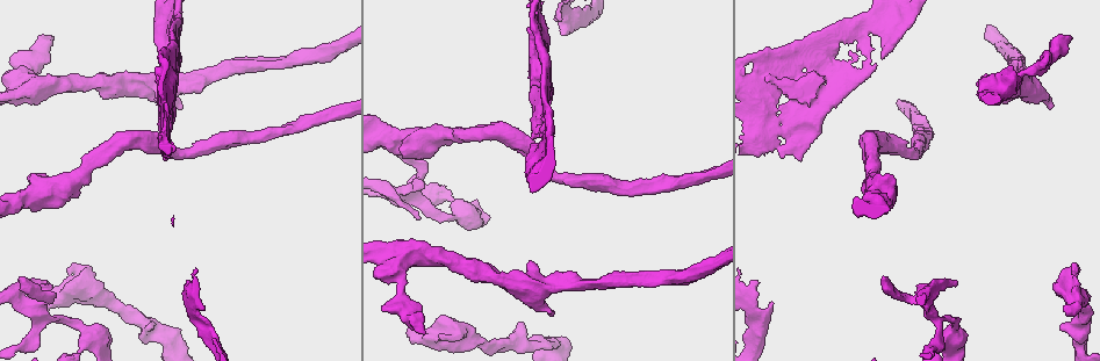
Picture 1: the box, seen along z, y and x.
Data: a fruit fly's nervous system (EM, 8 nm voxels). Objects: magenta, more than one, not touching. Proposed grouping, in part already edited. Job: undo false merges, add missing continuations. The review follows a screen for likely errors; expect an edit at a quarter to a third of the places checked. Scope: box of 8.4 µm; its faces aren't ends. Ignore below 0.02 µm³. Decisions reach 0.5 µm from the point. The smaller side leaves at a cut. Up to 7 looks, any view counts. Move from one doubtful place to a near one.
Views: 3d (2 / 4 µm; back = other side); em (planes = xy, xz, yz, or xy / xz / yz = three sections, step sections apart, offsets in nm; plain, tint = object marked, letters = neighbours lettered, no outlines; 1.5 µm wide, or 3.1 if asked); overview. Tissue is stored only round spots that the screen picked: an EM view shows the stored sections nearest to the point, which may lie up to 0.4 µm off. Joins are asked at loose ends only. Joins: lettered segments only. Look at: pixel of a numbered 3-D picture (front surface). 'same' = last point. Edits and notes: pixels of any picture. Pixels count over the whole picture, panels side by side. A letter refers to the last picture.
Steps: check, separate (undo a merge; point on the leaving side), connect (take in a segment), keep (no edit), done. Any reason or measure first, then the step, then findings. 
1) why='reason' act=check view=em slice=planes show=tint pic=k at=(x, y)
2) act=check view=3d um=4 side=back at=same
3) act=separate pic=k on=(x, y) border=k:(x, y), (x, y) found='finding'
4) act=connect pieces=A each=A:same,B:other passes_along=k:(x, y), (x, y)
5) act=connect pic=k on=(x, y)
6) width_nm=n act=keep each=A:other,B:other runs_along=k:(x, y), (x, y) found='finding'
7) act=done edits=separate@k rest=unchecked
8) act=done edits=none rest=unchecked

why='stops while still wide' act=check view=3d um=2 pic=1 at=(180, 108)

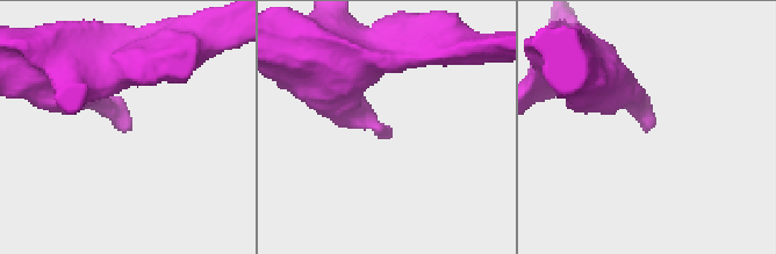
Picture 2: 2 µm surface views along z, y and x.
why='shape alone is not enough' act=check view=em slice=planes show=letters pic=2 at=(125, 127)

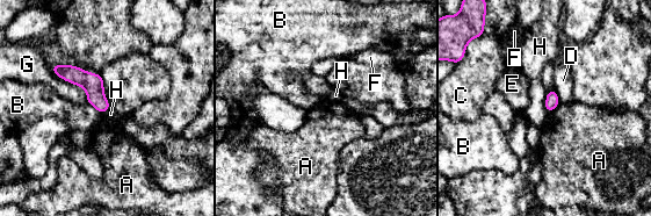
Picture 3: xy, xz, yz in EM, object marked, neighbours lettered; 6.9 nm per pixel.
act=keep each=A:other,B:other,C:other,D:other,E:other,F:other,G:other,H:other border=3:(559, 102), (548, 113) found='no lettered segment goes on from it'

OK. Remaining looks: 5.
why='free end' act=check view=em slice=xy step=4 show=letters pic=1 at=(1071, 268)

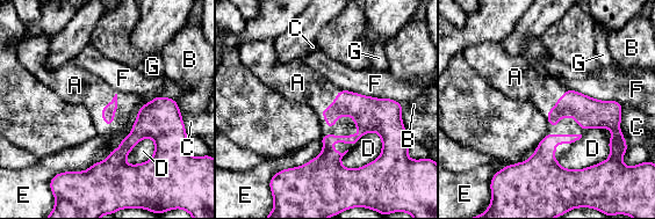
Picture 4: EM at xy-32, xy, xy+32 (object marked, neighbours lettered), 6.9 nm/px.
why='another direction' act=check view=em slice=planes show=letters at=same

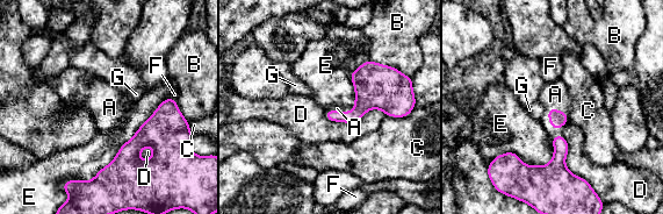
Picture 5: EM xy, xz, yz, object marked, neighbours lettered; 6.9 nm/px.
act=connect pieces=A each=A:same,B:other,C:other,D:other,E:other,F:other,G:other passes_along=5:(557, 119), (549, 120), (555, 94) found='it goes on there'

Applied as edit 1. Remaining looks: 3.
act=check view=em slice=yz step=8 show=tint pic=1 at=(401, 281)

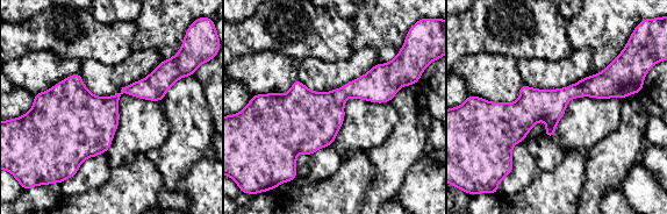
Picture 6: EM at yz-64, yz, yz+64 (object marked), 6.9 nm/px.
act=check view=em slice=planes show=letters at=same

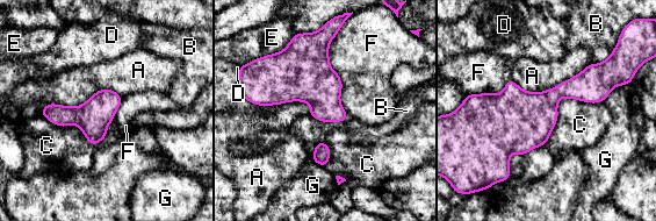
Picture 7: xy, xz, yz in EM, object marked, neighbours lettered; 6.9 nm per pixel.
act=keep each=A:other,B:other,C:other,D:other,E:other,F:other,G:other border=7:(603, 100), (561, 98), (545, 143) found='continuous, no second neuron'

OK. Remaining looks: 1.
act=done edits=connect@5 rest=unchecked

